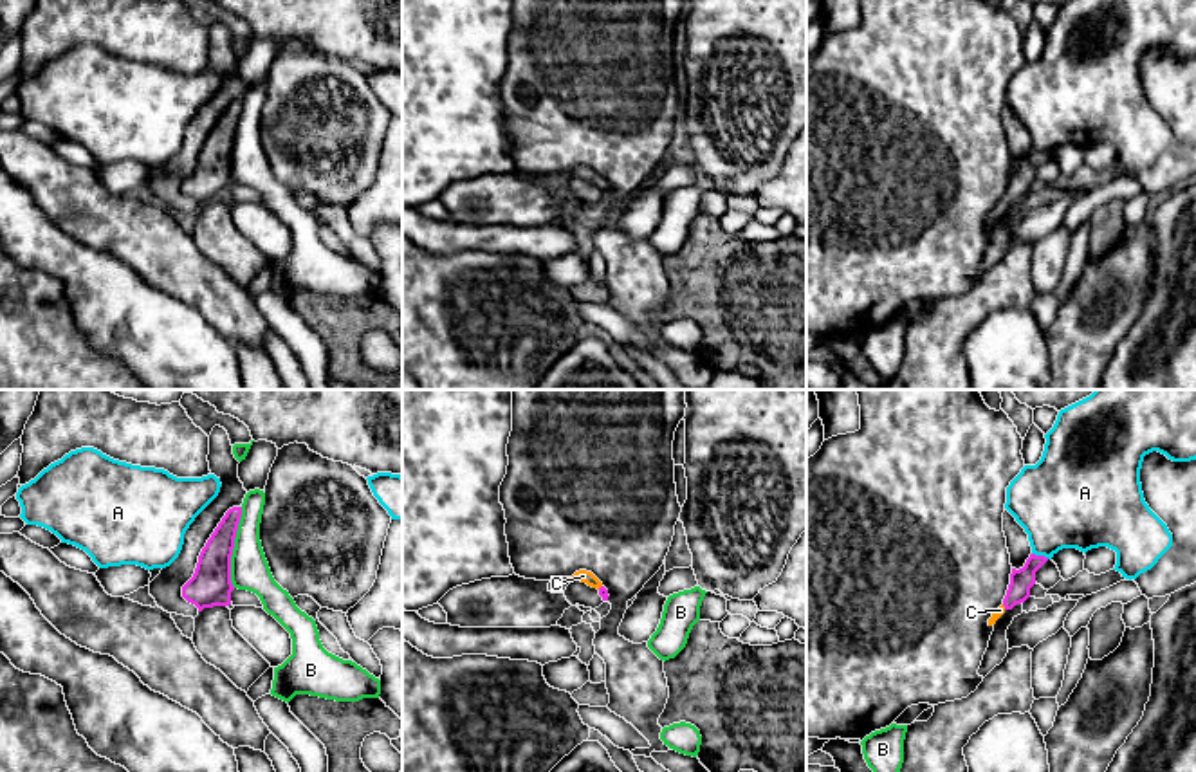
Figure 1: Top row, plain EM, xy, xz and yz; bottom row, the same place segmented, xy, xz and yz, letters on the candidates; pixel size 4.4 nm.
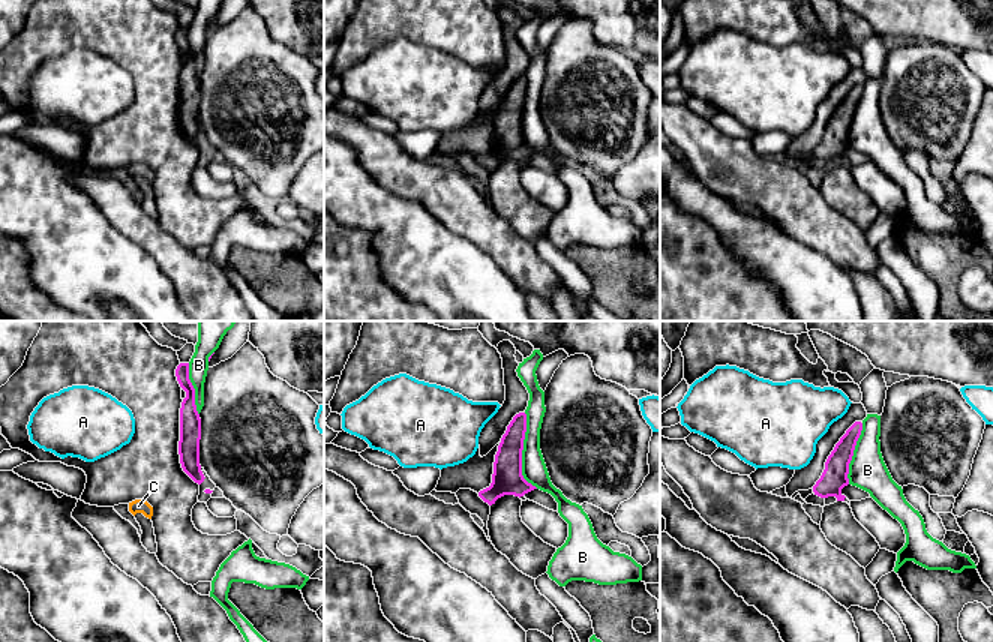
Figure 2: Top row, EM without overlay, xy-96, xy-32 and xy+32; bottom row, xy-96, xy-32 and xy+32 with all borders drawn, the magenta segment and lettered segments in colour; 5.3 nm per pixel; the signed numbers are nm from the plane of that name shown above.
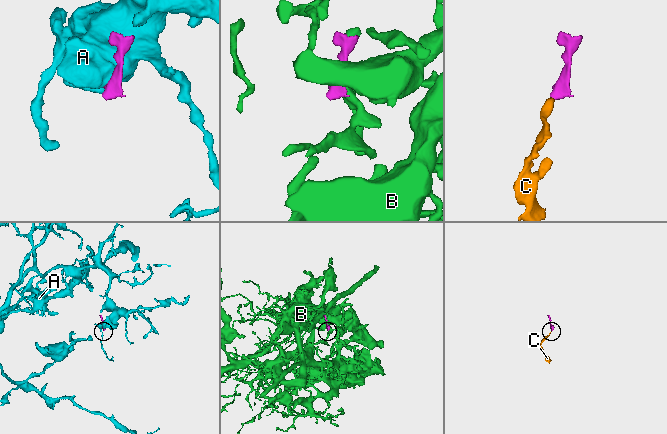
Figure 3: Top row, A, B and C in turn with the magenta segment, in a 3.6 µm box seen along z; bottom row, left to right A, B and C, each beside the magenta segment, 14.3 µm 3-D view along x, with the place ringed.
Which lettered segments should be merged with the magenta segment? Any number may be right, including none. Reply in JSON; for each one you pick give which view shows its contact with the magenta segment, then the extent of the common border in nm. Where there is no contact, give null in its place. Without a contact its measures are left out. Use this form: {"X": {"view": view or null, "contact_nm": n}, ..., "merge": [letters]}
{"C": {"view": "yz", "contact_nm": 30}, "merge": ["C"]}

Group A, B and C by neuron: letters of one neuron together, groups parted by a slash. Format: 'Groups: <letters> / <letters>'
Groups: A / B / C

